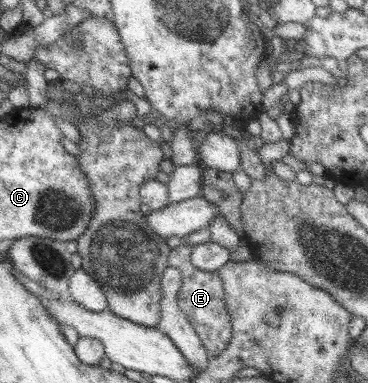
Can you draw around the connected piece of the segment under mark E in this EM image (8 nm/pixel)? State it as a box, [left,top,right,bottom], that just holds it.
[176,261,230,356]

